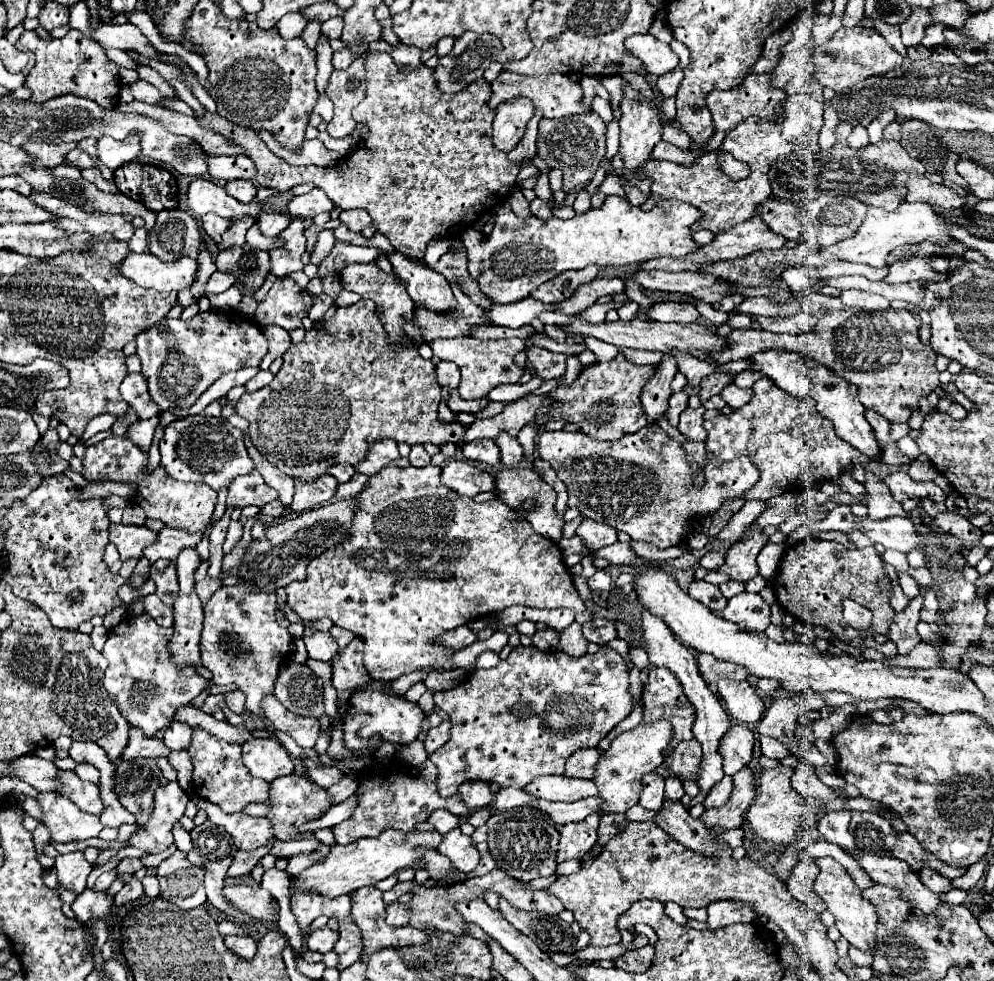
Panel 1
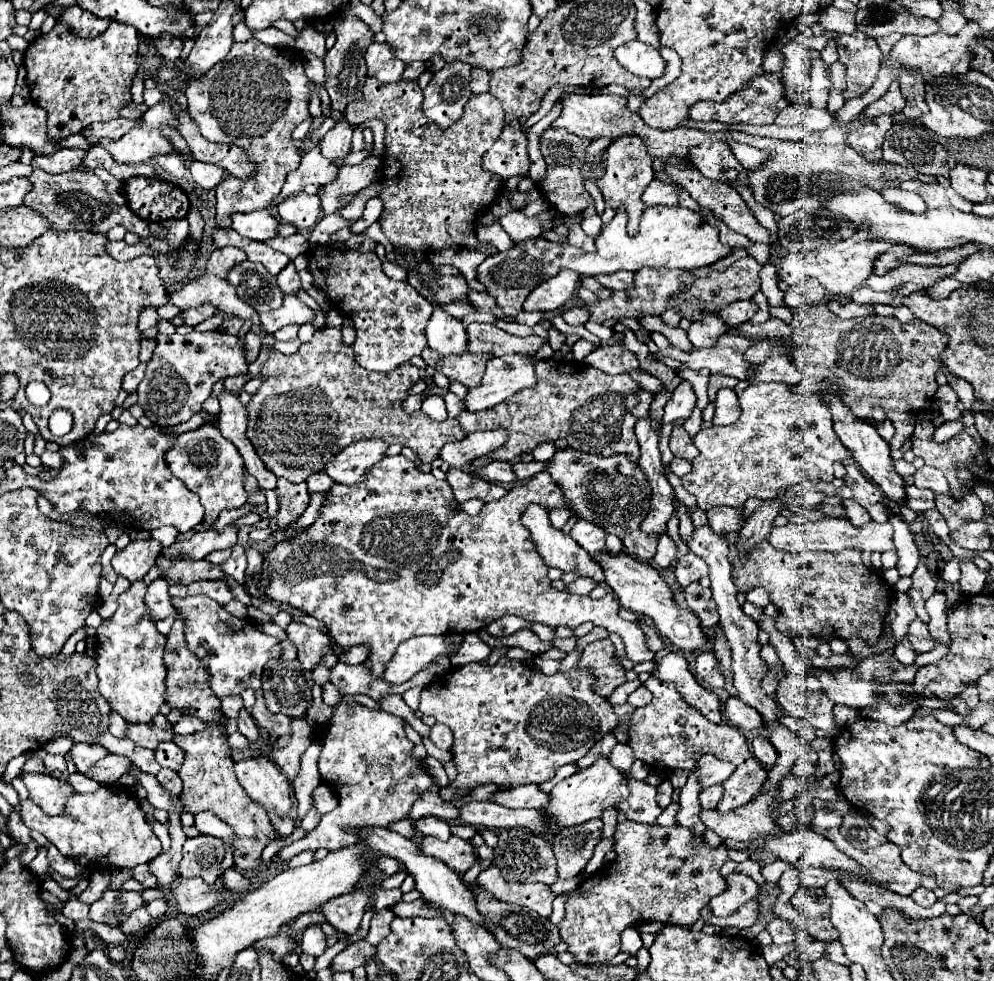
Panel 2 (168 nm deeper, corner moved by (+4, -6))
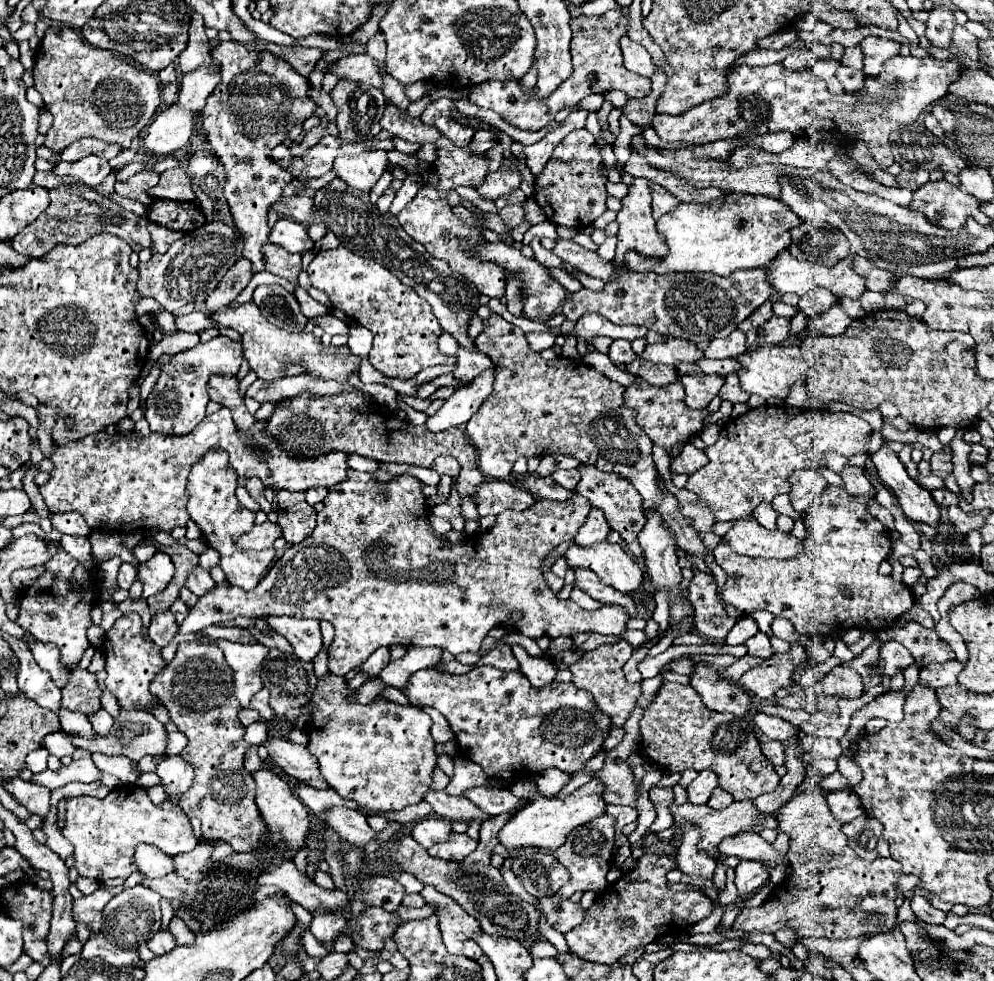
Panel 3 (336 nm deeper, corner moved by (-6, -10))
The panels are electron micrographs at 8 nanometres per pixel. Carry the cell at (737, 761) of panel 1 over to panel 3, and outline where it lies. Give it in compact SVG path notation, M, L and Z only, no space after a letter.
M700 771L698 777L686 787L688 791L688 803L694 803L694 805L704 805L712 791L718 787L718 779L712 771Z

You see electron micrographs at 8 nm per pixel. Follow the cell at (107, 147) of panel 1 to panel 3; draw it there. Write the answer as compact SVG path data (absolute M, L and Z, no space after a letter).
M214 65L214 73L210 73L206 67L200 67L198 71L194 71L190 75L184 75L184 79L180 83L180 101L174 103L172 107L168 107L166 111L158 113L154 117L154 121L148 125L148 129L146 129L144 147L148 149L150 155L158 155L158 159L162 159L162 157L168 157L168 155L176 153L184 145L188 145L188 141L192 137L194 115L206 105L208 95L214 91L214 87L218 83L220 83L220 69L218 69L218 65Z

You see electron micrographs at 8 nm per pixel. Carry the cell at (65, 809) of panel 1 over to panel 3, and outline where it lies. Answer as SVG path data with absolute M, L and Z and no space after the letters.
M124 785L114 789L104 799L94 797L74 797L66 803L66 839L74 845L76 869L82 877L96 879L104 883L110 877L126 879L134 873L134 847L138 843L150 843L160 847L166 855L174 857L192 851L198 839L194 837L190 819L184 811L170 803L154 805L146 795L146 789L136 785Z

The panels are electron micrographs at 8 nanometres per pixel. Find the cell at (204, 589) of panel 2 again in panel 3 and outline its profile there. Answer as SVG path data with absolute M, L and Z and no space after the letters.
M196 567L188 573L188 579L186 579L186 587L194 593L194 595L204 595L206 591L210 591L210 587L214 587L214 581L208 573L208 569L202 569L202 567Z

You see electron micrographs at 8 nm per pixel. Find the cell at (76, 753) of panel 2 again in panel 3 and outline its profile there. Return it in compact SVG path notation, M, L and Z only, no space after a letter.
M92 755L92 761L96 763L96 767L100 771L106 771L106 773L112 773L116 775L122 783L130 785L136 781L138 773L132 771L132 761L126 759L124 755L118 755L118 757L106 757L106 755Z

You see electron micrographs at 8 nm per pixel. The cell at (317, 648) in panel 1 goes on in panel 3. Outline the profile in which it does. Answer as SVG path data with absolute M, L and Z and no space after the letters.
M266 617L270 629L288 639L294 649L294 655L302 661L312 661L322 649L320 625L314 619L296 619L296 617Z

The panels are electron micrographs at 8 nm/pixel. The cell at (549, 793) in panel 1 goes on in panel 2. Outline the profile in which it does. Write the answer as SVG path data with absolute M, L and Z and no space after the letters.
M524 785L506 791L498 791L494 801L512 809L542 809L550 803L550 793L540 791L538 785Z

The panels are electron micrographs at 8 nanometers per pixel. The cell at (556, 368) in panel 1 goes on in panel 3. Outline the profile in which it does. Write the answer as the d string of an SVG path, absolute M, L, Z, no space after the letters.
M496 369L484 371L470 387L458 389L452 397L444 401L444 405L426 419L426 429L430 433L434 431L446 431L450 427L460 427L466 425L468 419L478 411L478 407L484 403L484 399L492 391L492 381L494 381Z

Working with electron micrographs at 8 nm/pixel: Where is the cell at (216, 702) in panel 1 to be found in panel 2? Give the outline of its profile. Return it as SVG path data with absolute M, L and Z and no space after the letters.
M228 695L228 697L220 699L220 703L222 703L222 715L236 719L236 715L242 707L242 697L240 695Z

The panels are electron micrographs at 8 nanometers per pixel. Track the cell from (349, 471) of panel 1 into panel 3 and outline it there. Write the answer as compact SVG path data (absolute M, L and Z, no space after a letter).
M312 487L312 489L308 489L306 491L306 501L310 503L310 505L316 505L316 503L322 503L324 501L324 497L326 497L326 487Z

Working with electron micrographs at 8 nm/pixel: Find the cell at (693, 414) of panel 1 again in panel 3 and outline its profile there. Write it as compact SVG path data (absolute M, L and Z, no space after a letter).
M692 443L686 445L686 449L682 449L682 453L672 459L670 463L670 471L672 473L686 473L686 475L692 475L694 471L702 469L704 465L708 463L708 457L704 451L696 449Z

